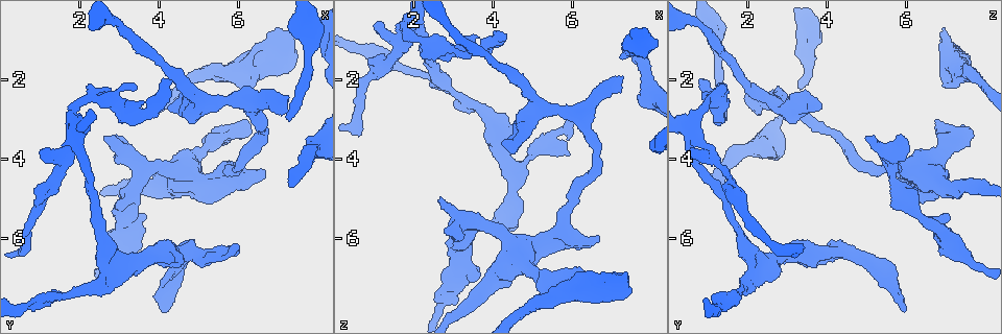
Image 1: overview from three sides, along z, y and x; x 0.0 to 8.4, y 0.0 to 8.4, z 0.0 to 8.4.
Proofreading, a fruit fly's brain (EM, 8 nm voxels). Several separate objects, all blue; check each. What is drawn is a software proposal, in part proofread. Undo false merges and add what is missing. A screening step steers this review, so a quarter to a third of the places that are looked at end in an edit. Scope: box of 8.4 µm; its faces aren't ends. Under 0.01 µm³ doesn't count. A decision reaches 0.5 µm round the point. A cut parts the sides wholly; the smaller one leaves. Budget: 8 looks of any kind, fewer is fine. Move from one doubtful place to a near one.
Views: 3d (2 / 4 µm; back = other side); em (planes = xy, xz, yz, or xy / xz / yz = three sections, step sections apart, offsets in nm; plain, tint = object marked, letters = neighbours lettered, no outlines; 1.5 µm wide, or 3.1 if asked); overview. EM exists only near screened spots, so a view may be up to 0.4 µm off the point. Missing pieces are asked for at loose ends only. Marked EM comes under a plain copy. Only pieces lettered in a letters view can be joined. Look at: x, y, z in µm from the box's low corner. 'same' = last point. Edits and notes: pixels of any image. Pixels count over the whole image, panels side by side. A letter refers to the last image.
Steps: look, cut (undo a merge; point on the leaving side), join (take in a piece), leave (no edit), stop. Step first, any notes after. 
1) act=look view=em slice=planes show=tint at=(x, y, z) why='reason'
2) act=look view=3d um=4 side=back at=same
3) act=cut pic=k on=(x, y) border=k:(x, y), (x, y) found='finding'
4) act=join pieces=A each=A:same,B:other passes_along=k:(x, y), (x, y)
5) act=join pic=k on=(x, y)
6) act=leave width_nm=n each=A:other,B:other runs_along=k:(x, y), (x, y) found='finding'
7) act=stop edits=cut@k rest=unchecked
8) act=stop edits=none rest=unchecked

act=look view=em slice=xy step=8 show=tint at=(7.00, 0.70, 6.95) why='free end'

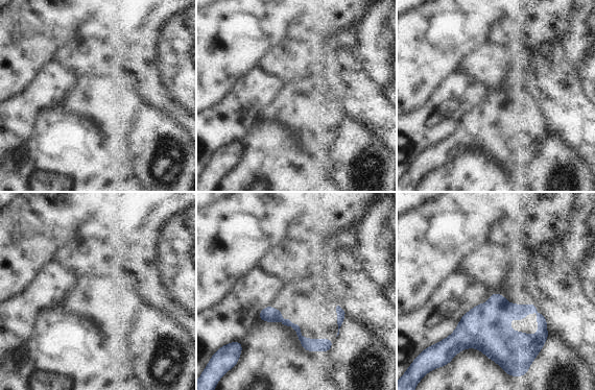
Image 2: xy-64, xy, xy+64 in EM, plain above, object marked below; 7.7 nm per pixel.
act=look view=em slice=planes show=letters at=same

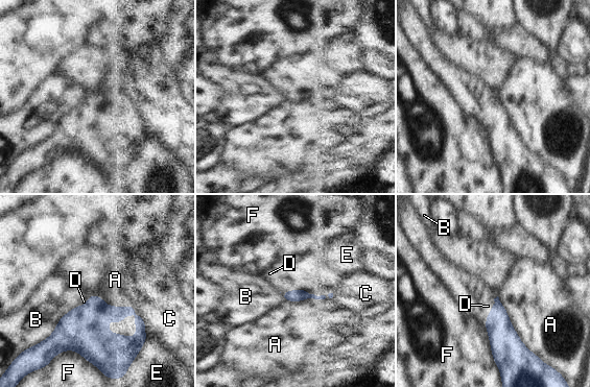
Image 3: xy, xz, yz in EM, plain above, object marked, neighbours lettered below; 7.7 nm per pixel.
act=join pieces=D each=A:other,B:other,C:other,D:same,E:other,F:other passes_along=3:(503, 339), (491, 310), (488, 306) found='the cell continues'

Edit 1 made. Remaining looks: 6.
act=look view=em slice=xz step=4 show=letters at=(2.70, 3.55, 5.00) why='free end'

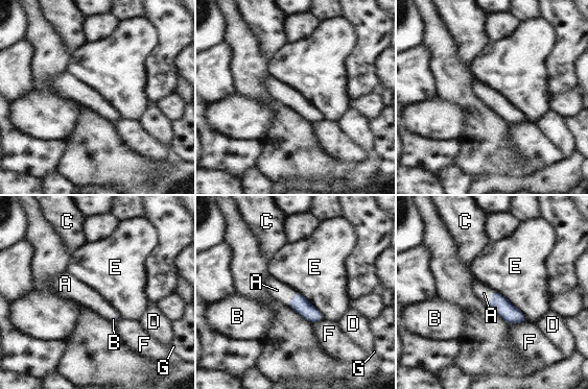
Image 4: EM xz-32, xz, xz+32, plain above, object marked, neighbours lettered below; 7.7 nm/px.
act=look view=em slice=planes show=letters at=same why='another direction'

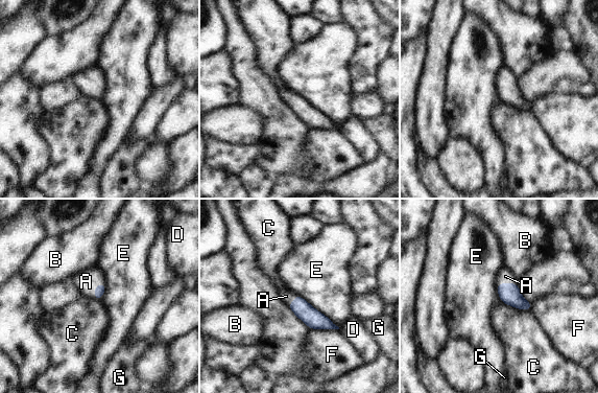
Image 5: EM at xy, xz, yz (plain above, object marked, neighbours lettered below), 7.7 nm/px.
act=join pieces=A each=A:same,B:other,C:other,D:other,E:other,F:other,G:other passes_along=5:(509, 294), (507, 283), (505, 276) found='the cell continues'

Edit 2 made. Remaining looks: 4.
act=look view=3d um=2 at=(4.25, 7.85, 5.95) why='branch stops here'

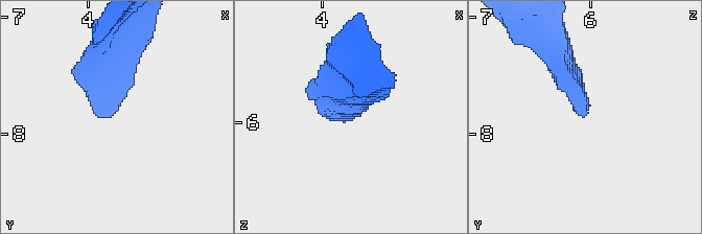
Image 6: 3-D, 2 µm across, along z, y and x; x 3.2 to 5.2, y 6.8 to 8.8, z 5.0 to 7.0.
act=look view=em slice=xz step=8 show=tint at=(4.20, 7.84, 5.92) why='need the tissue'

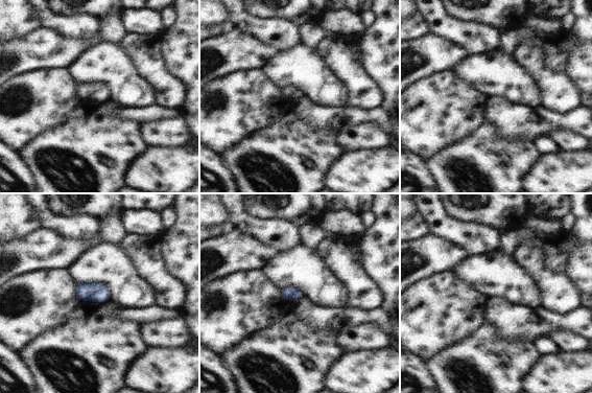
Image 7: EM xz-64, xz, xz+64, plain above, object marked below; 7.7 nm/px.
act=look view=em slice=yz step=4 show=letters at=same

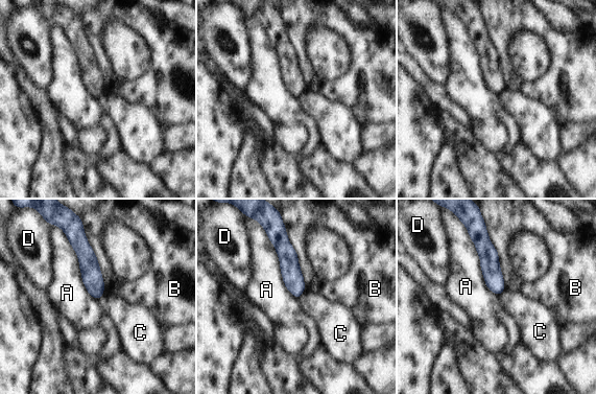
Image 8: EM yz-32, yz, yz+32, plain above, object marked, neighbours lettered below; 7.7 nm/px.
act=leave each=A:other,B:other,C:other,D:other border=8:(65, 233), (82, 284), (98, 301) found='no lettered piece goes on from it'

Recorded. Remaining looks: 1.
act=stop edits=join@3,join@5 rest=unchecked

